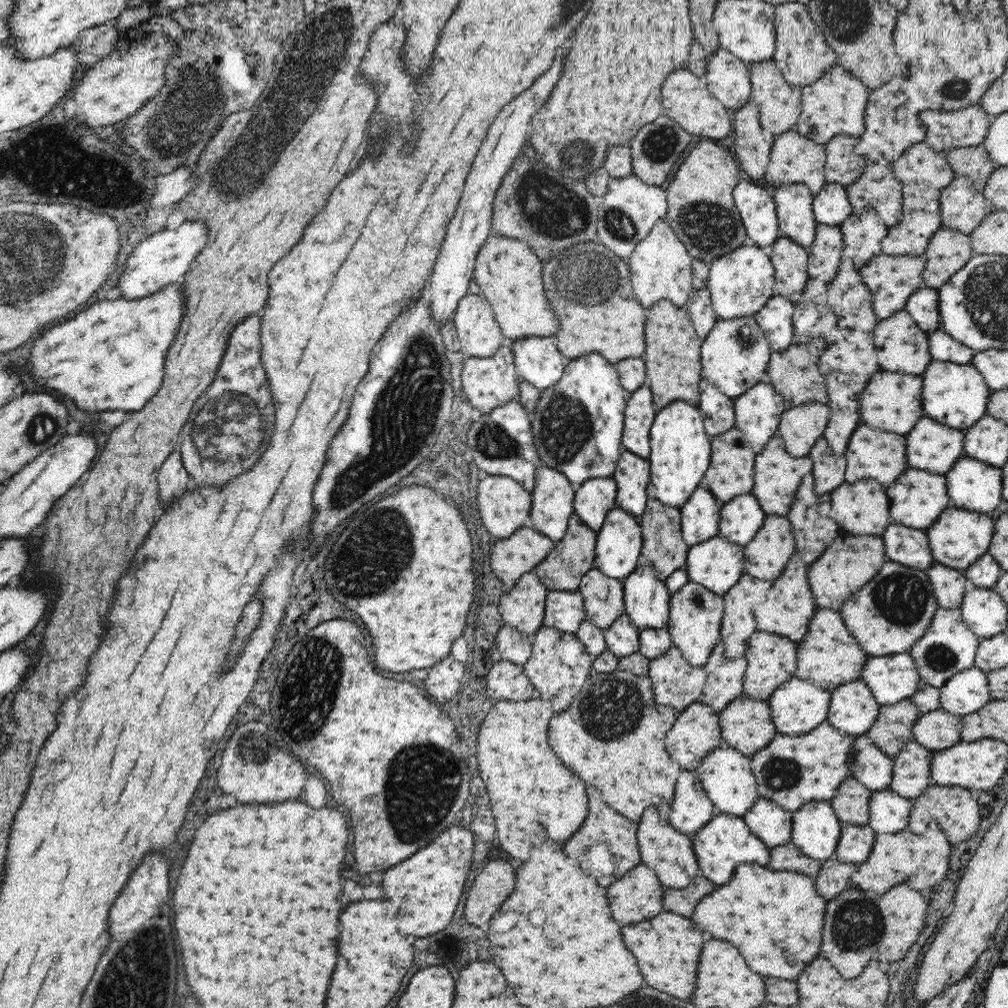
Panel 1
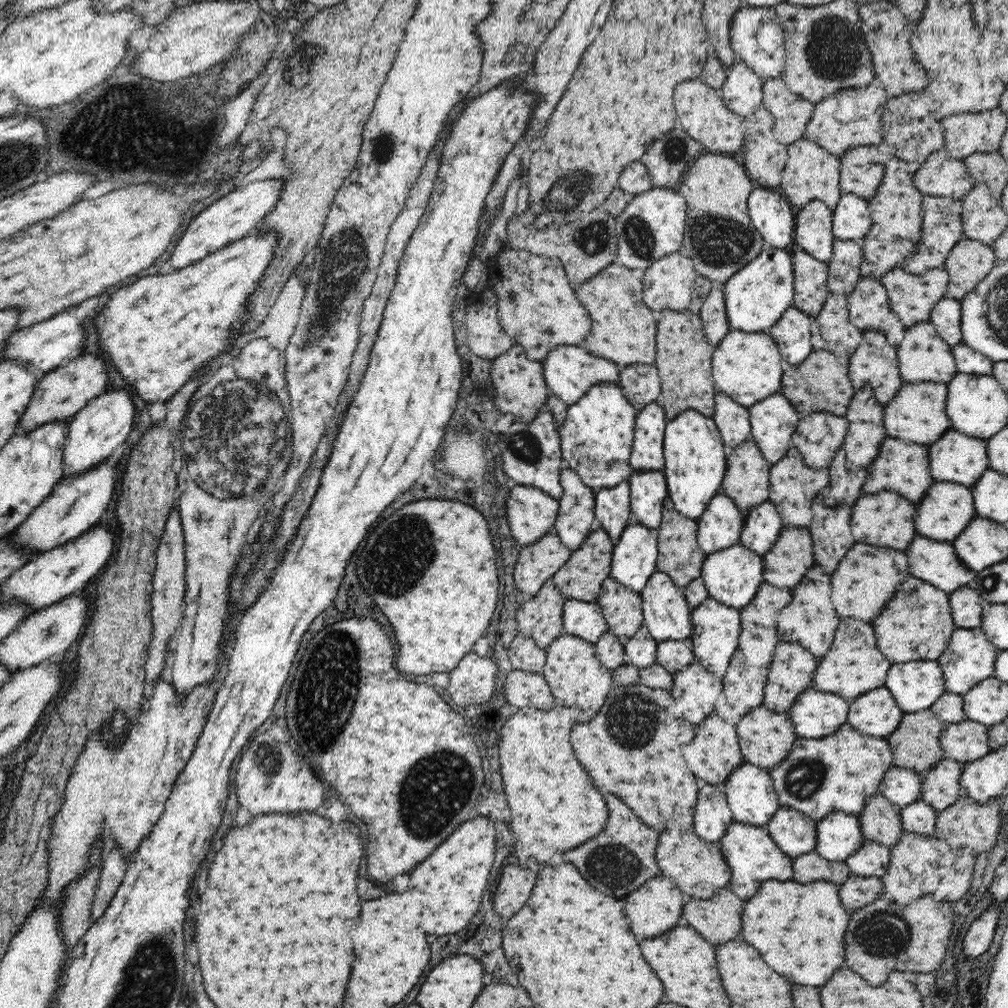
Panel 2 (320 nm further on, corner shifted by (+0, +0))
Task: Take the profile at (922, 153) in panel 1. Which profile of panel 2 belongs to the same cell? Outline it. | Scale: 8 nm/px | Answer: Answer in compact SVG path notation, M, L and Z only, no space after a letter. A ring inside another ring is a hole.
M945 148L928 156L916 172L914 185L923 194L935 197L953 197L961 201L972 190L976 180L966 164L950 157Z

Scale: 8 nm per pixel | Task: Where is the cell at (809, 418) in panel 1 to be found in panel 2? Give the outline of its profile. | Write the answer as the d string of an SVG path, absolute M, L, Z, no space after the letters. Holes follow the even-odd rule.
M813 412L801 416L791 444L800 451L810 468L828 470L836 453L843 448L848 428L846 417Z

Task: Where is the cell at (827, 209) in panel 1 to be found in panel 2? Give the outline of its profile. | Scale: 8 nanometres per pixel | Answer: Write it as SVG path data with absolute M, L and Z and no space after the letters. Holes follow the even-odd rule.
M842 194L837 205L833 211L833 235L836 239L860 243L873 225L868 200L853 194Z

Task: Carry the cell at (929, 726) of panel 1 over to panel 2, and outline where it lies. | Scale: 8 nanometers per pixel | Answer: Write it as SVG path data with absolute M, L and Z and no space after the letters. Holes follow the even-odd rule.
M966 718L943 730L939 743L947 759L956 760L961 764L976 762L991 750L989 744L989 727Z

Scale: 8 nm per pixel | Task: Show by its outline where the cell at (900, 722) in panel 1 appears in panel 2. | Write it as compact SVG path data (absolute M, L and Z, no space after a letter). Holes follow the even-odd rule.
M931 708L915 713L904 713L899 727L886 738L892 749L895 767L912 769L919 775L934 769L940 760L947 758L939 743L939 736L943 734L946 726L948 723L940 719Z

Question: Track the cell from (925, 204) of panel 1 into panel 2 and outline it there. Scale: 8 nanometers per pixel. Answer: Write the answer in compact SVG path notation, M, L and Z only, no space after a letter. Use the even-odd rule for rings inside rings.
M923 195L922 209L924 209L924 218L922 220L922 238L917 245L917 251L913 255L908 255L901 264L906 272L913 275L921 275L927 270L944 268L945 260L951 253L956 243L963 238L962 224L962 203L954 200L953 197L935 197Z

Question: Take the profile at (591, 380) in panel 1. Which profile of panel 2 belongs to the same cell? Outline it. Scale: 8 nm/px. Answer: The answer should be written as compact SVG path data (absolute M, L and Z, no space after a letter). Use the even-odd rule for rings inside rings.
M618 385L591 386L576 404L568 407L566 420L558 426L562 456L570 464L570 469L577 472L583 483L594 493L599 493L603 488L614 488L617 484L628 481L633 474L630 457L638 413L639 410L629 403Z

